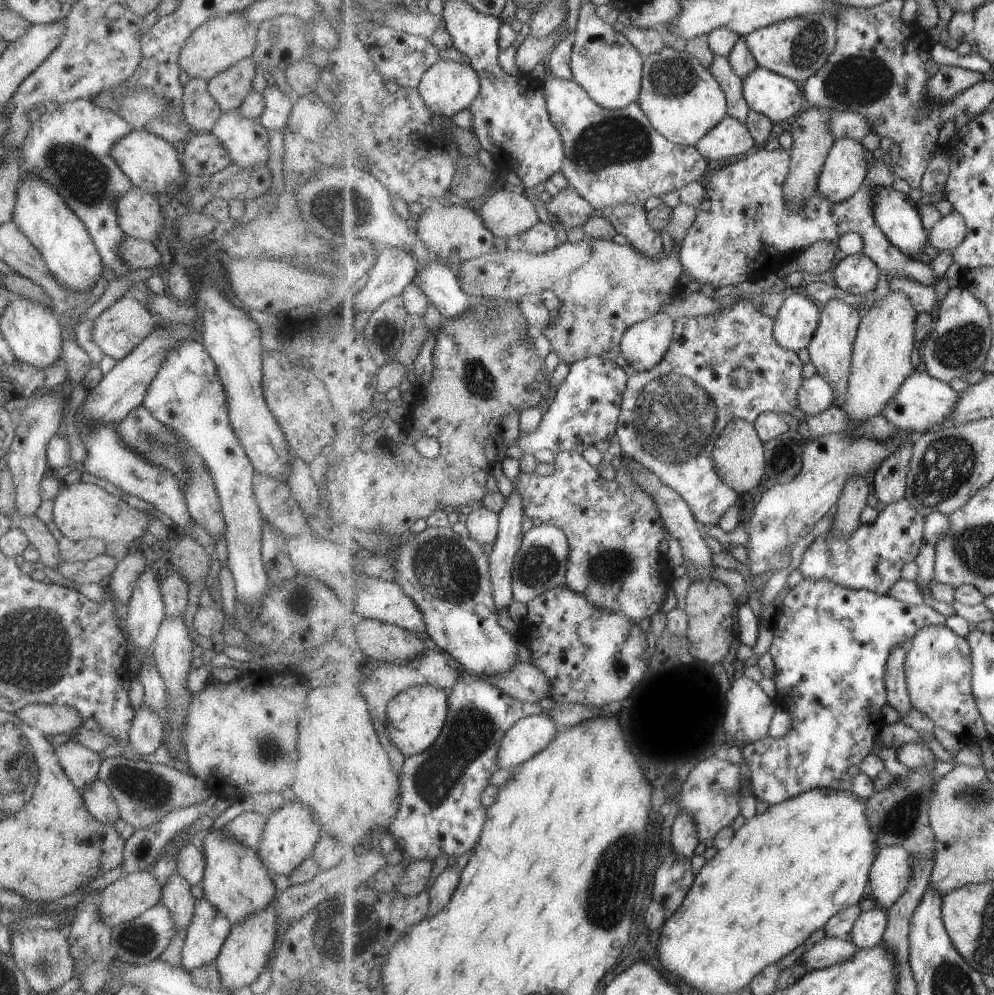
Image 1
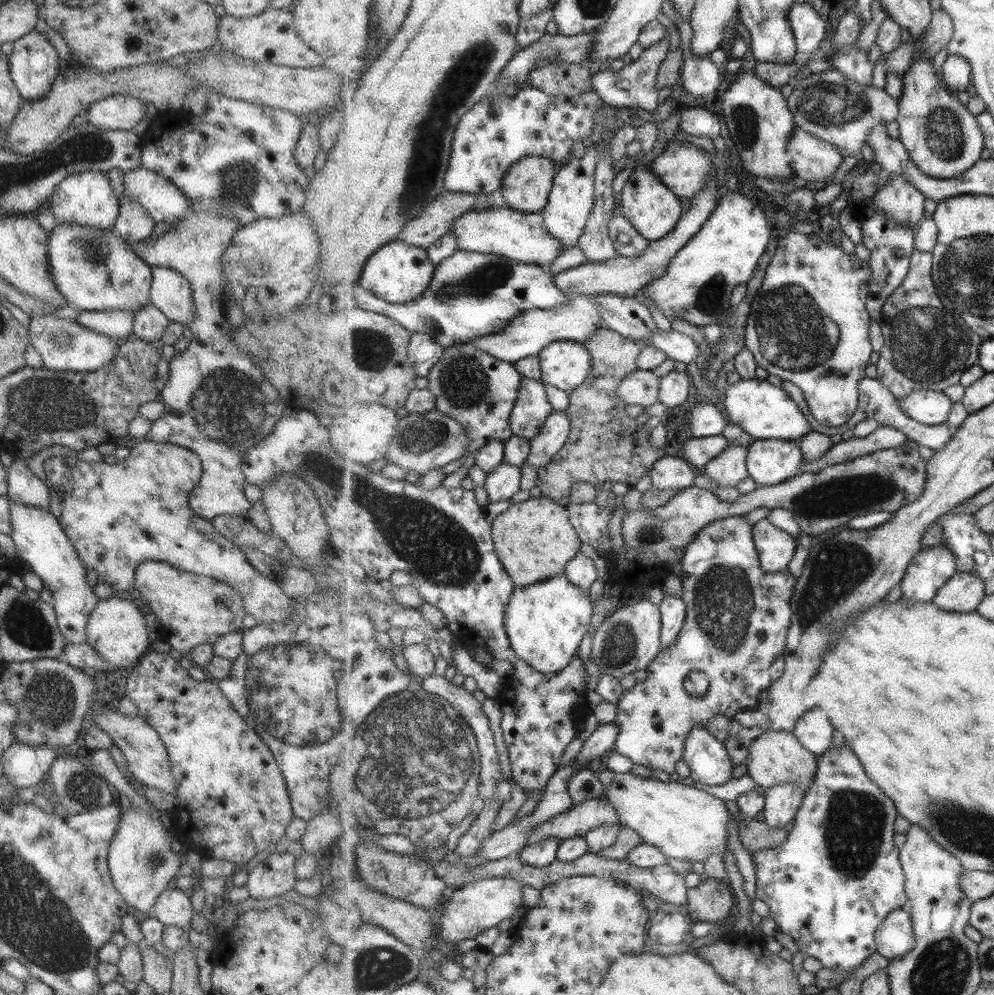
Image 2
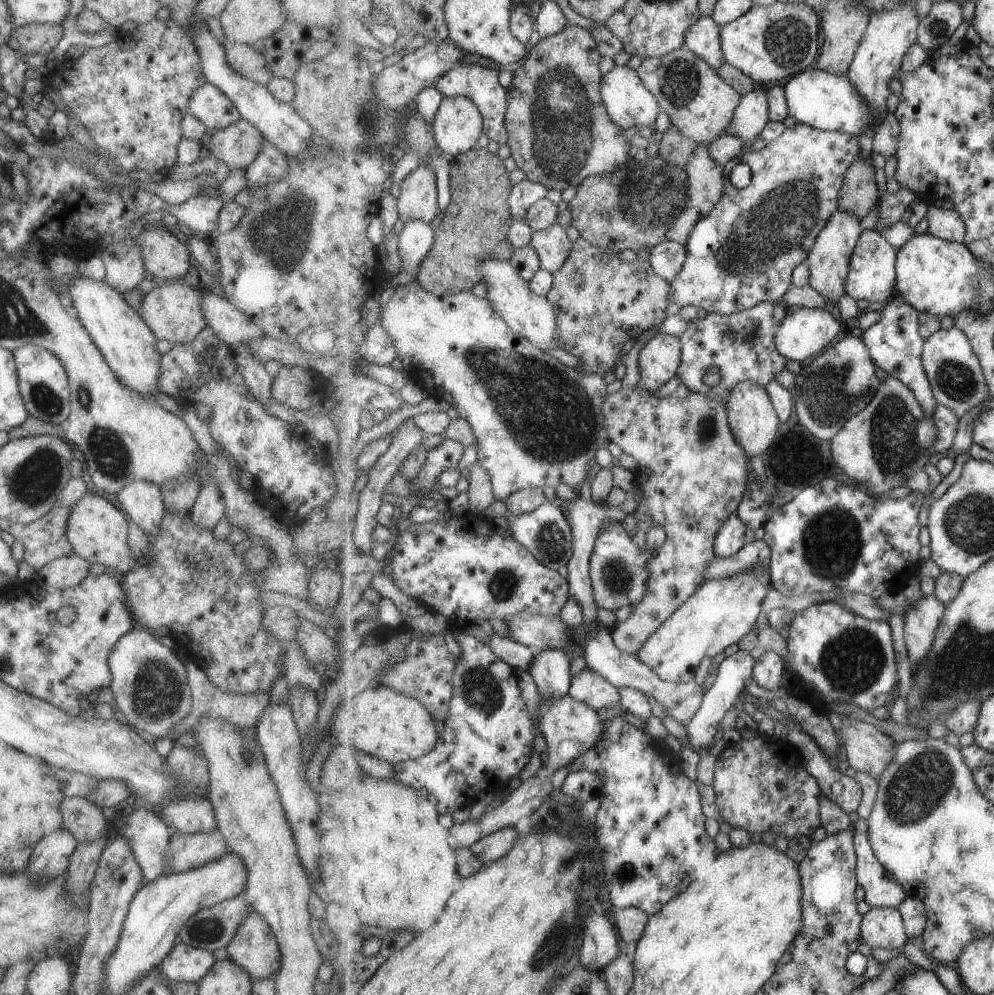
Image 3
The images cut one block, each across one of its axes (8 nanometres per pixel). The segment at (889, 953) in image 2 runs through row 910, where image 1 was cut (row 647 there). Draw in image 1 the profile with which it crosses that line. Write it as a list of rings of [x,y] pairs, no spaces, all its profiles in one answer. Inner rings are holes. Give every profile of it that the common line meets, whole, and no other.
[[[912,640],[894,646],[886,666],[888,702],[898,712],[900,719],[913,708],[906,679],[906,658],[912,646]]]

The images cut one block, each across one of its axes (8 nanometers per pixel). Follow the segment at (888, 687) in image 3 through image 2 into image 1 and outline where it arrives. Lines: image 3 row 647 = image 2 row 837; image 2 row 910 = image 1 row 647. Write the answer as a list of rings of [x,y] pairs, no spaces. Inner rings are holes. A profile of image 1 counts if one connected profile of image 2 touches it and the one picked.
[[[803,578],[789,590],[777,609],[775,640],[769,653],[778,670],[774,678],[776,700],[787,708],[794,721],[792,730],[784,737],[767,736],[741,749],[743,760],[750,768],[755,798],[774,805],[814,788],[832,788],[855,793],[863,800],[870,799],[876,793],[874,779],[858,768],[872,752],[875,738],[884,726],[881,708],[889,703],[885,675],[891,649],[911,641],[924,626],[945,625],[945,622],[947,617],[929,602],[912,605],[889,594],[845,588],[825,579]]]

